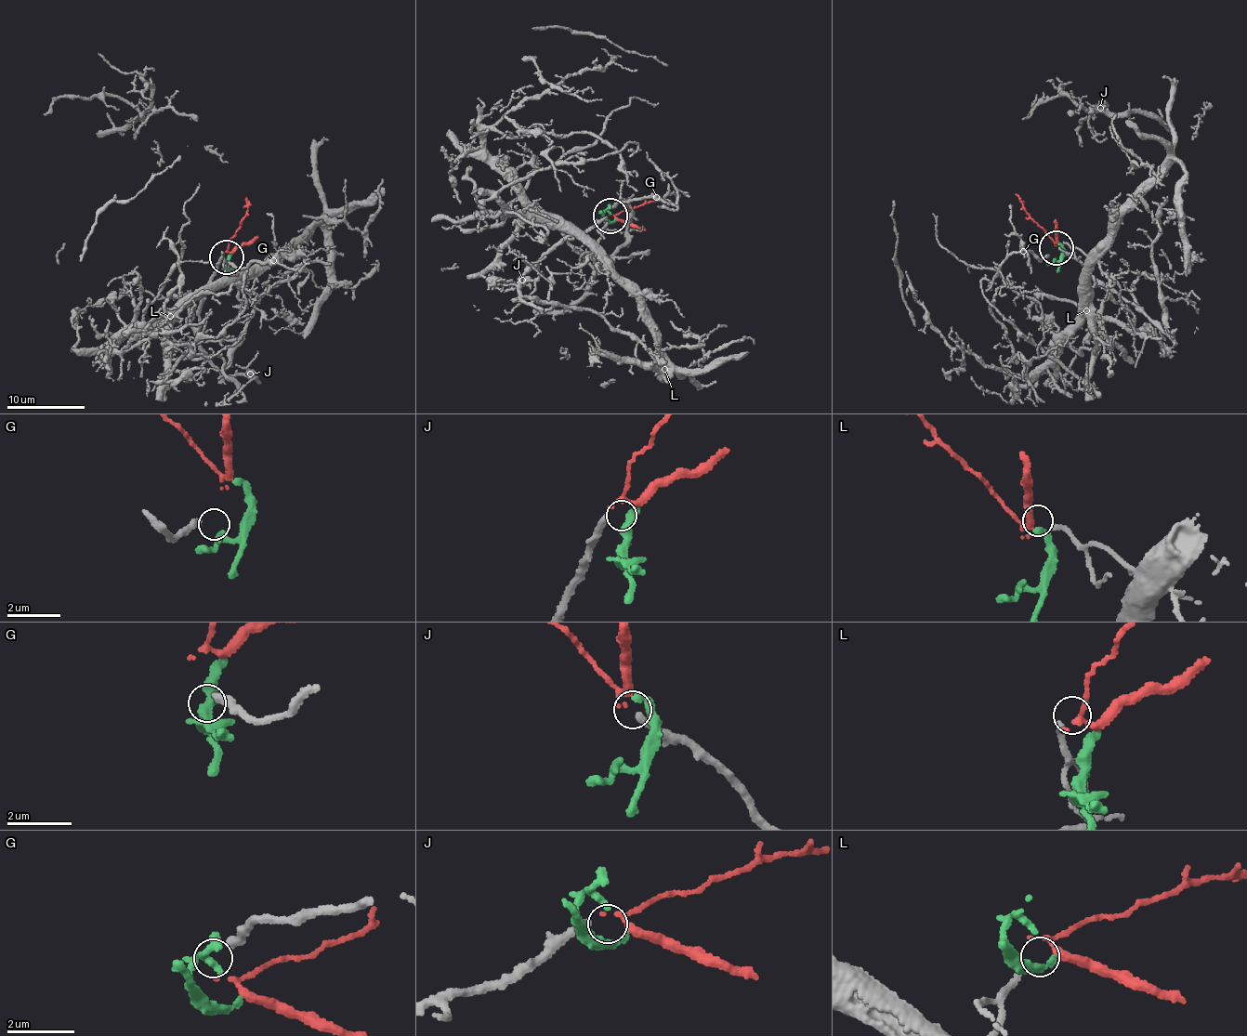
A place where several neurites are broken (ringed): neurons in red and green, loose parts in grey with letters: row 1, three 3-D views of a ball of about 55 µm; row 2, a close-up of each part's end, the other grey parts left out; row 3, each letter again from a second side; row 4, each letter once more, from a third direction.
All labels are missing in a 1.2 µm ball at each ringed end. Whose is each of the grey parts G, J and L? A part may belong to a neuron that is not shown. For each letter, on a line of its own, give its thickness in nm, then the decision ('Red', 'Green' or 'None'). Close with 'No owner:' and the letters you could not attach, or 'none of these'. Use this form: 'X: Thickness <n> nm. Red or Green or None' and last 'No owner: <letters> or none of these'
G: Thickness 260 nm. None
J: Thickness 240 nm. Red
L: Thickness 170 nm. None
No owner: G, L

